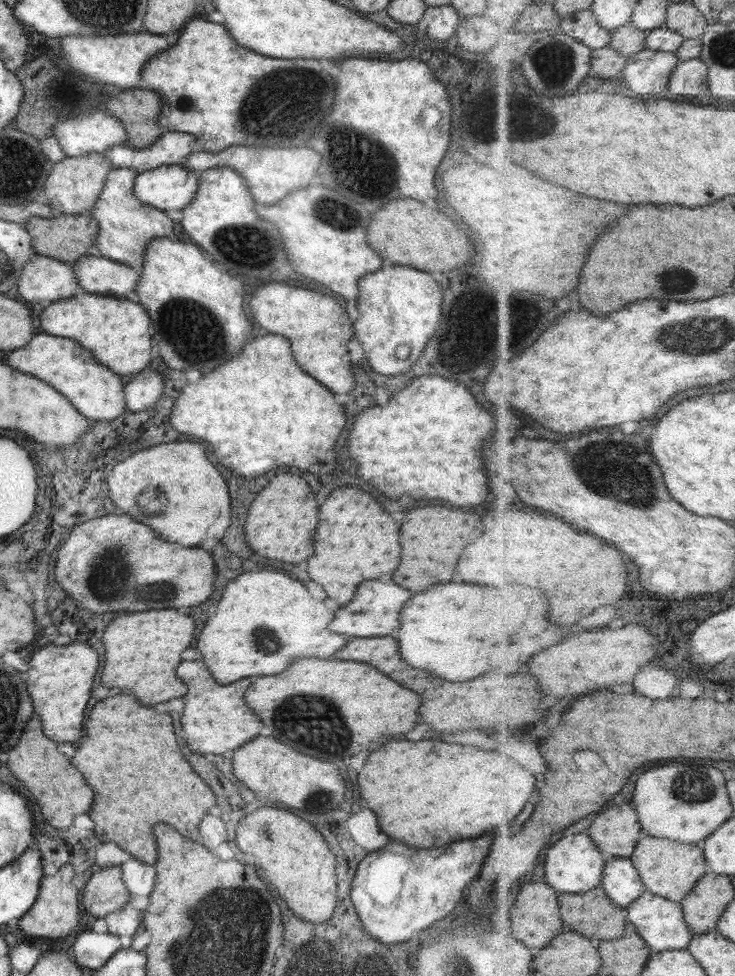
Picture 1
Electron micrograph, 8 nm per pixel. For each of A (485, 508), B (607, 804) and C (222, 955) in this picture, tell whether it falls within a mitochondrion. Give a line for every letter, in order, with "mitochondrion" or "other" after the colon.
A: other
B: other
C: mitochondrion

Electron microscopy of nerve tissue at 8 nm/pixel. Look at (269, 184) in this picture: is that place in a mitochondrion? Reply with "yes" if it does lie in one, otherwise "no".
no

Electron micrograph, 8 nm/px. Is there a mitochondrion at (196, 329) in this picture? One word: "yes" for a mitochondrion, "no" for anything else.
yes

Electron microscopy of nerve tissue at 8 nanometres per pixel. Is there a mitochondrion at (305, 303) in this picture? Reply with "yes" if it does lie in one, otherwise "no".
no

